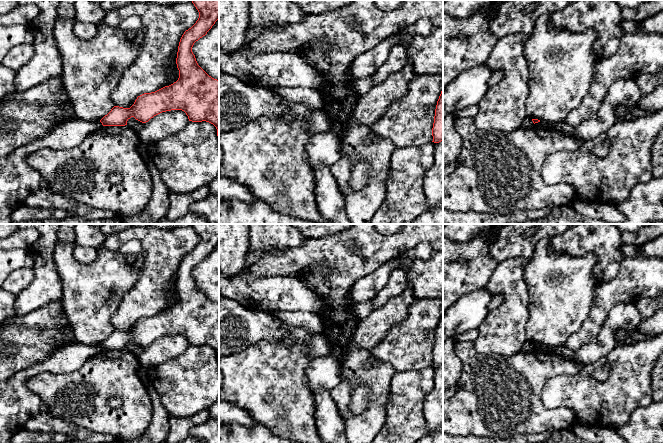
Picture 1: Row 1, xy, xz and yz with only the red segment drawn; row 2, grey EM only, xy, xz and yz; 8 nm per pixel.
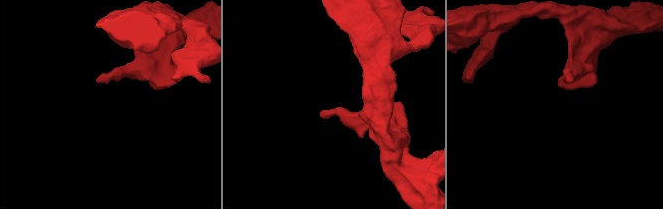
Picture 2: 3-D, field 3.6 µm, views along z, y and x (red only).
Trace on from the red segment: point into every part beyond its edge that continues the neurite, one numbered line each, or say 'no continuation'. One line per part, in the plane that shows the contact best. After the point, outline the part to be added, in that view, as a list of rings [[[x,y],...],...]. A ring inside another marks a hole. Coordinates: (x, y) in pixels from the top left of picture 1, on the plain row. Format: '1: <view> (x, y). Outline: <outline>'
no continuation

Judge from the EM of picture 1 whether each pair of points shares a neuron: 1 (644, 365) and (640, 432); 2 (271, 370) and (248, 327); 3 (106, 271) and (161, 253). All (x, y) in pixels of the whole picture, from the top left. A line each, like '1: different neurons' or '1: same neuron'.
1: different neurons
2: different neurons
3: different neurons

